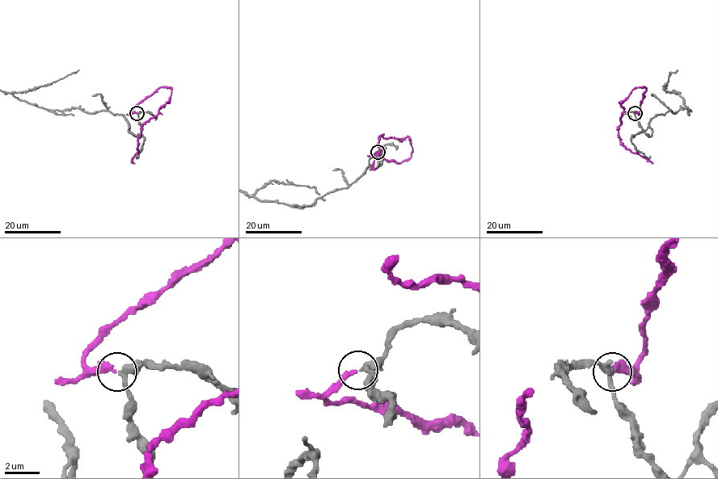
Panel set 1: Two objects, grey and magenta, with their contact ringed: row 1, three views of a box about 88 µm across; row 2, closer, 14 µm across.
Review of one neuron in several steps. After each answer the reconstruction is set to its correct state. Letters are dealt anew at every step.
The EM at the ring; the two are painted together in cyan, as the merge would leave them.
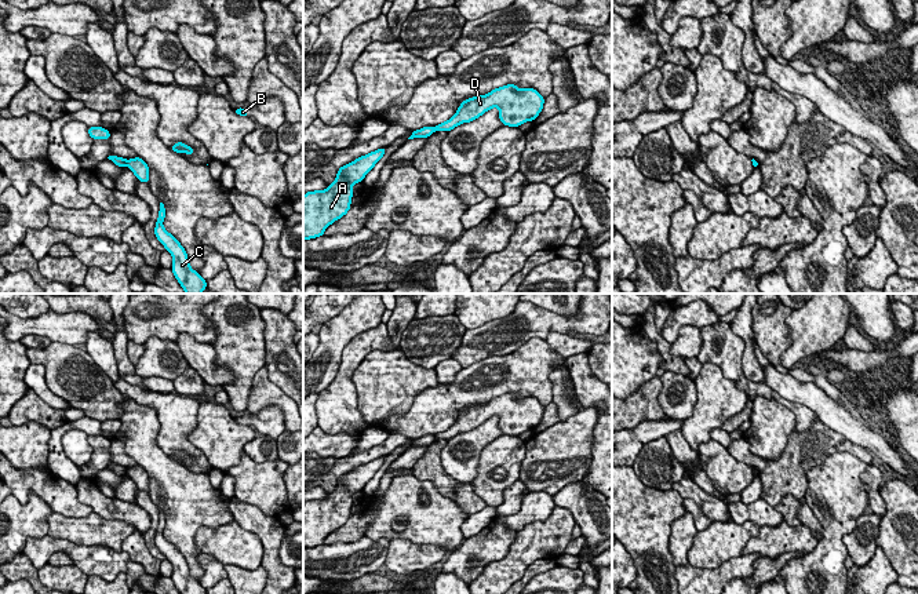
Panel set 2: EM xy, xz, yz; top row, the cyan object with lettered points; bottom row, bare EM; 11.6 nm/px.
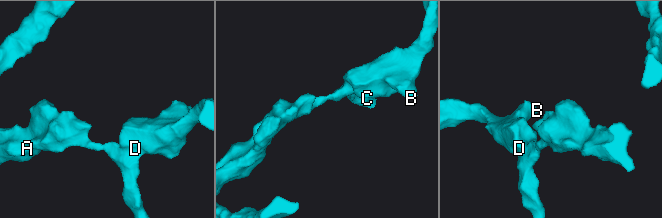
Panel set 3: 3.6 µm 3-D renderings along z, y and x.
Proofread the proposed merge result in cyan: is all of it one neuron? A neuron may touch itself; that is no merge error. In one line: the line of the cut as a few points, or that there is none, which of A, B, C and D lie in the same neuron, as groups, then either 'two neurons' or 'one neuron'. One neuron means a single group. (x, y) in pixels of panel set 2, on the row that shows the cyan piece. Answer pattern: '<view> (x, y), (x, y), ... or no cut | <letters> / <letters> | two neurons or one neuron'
xy (126, 160), (127, 164) | A / B C D | two neurons

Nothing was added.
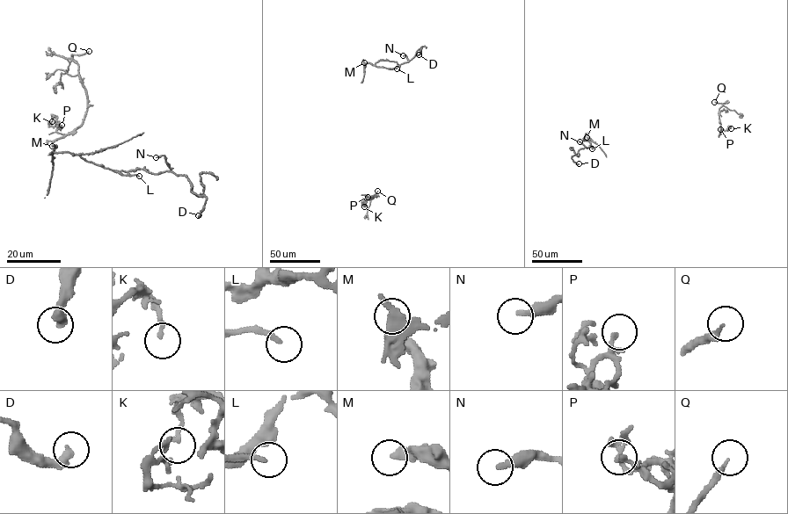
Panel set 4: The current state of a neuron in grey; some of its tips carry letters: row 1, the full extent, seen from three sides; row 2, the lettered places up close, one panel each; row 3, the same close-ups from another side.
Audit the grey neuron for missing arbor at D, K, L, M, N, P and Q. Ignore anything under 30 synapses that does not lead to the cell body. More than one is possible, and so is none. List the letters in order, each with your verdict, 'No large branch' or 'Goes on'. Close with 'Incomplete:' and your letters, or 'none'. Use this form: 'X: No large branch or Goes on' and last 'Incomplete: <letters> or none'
D: No large branch
K: No large branch
L: Goes on
M: No large branch
N: No large branch
P: No large branch
Q: Goes on
Incomplete: L, Q

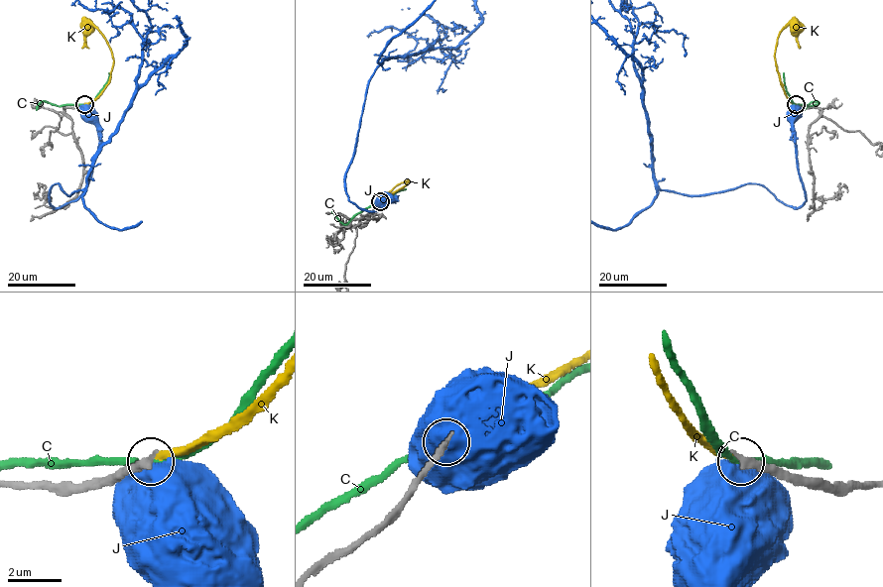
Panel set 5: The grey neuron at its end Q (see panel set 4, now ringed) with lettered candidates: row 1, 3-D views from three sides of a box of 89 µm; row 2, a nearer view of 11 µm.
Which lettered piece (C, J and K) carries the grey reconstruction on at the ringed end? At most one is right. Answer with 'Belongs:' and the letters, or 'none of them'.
Belongs: K

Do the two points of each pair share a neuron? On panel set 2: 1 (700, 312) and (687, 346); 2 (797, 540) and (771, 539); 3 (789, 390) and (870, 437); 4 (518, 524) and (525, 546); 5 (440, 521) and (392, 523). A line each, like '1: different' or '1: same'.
1: different
2: same
3: same
4: different
5: same

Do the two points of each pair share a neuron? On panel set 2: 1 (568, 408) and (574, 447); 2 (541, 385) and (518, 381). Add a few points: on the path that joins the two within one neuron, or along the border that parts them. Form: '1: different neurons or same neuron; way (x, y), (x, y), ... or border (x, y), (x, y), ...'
1: different neurons; border (579, 411), (561, 421)
2: same neuron; way (535, 382), (524, 381)

